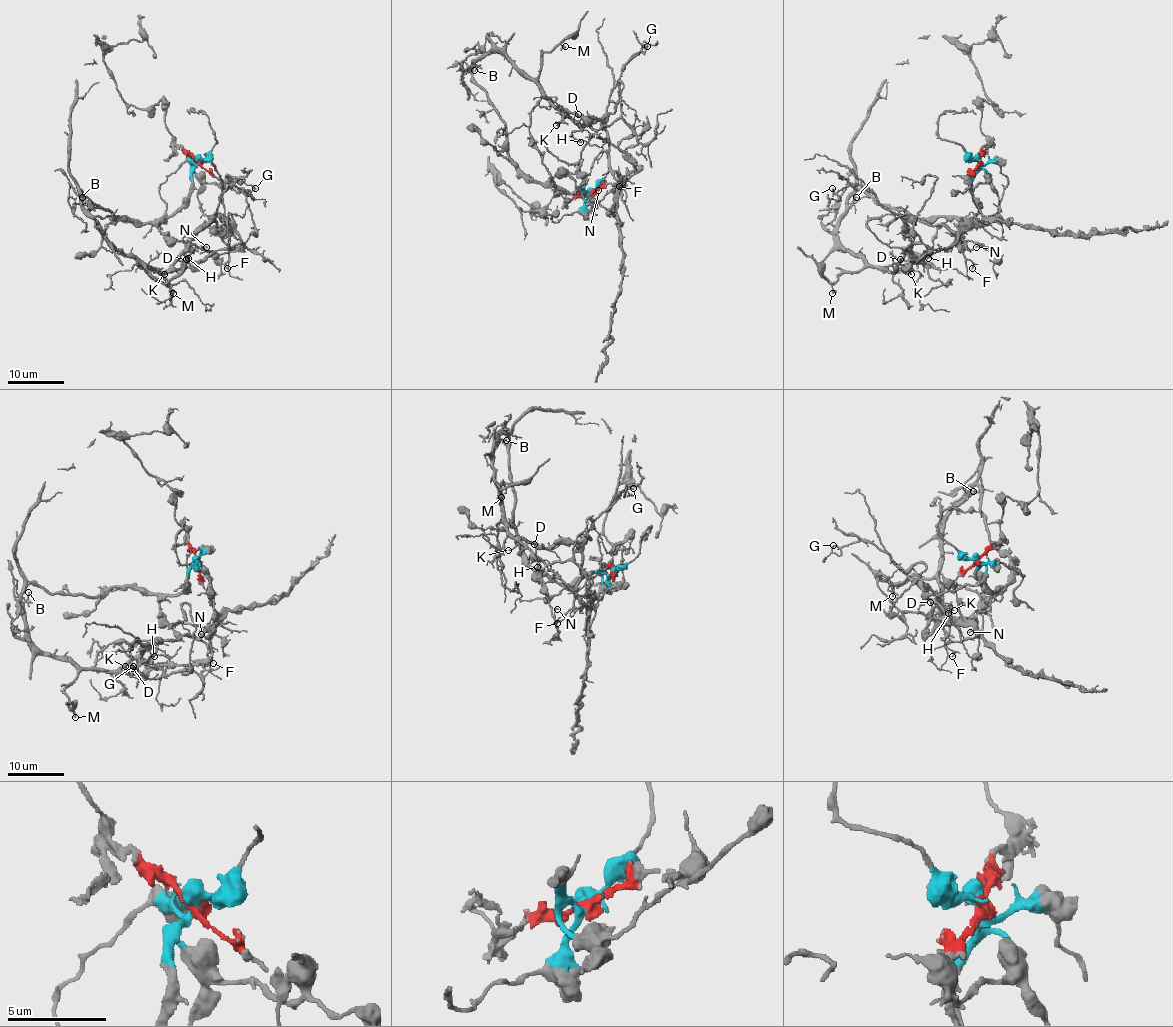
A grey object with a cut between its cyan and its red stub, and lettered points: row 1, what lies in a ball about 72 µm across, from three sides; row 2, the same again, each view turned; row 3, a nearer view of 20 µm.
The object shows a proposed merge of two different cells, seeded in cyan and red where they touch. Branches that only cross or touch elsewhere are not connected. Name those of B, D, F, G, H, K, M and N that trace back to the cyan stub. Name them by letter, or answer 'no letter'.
B, D, F, G, H, K, M, N

